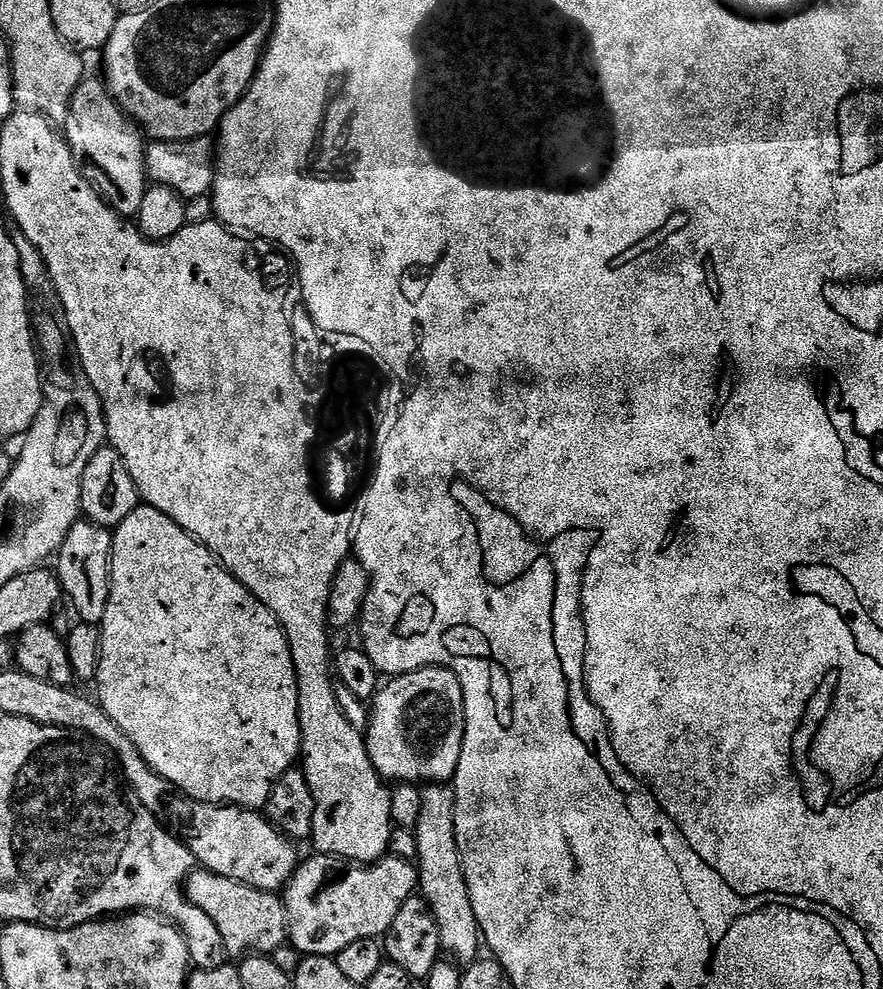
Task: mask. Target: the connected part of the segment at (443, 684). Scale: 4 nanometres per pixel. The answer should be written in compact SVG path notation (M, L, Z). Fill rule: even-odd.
M420 666L415 670L404 670L401 676L396 676L392 681L385 683L380 691L376 693L370 704L370 715L366 729L366 739L368 742L368 753L370 762L376 768L376 773L385 782L399 782L401 784L443 784L451 781L455 777L460 759L462 758L462 742L464 741L464 691L458 682L458 678L449 668L437 668L435 666Z

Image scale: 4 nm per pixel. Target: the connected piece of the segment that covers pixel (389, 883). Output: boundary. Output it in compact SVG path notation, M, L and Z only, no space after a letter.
M312 854L312 857L301 859L297 865L296 872L288 879L286 887L283 889L282 895L284 905L288 911L288 938L290 943L298 949L304 956L330 956L335 958L339 952L346 950L346 946L350 946L354 942L358 942L362 938L370 938L375 940L383 937L390 930L390 926L394 922L398 910L402 910L402 902L406 902L406 898L417 895L418 892L418 868L411 860L403 860L391 854L385 855L384 859L376 861L374 864L358 864L350 860L344 860L340 856L329 856L327 854Z

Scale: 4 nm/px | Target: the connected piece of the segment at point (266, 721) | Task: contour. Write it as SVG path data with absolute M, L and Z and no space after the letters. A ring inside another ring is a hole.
M141 503L140 507L135 508L112 532L112 585L110 586L110 598L106 606L104 621L98 627L100 629L100 661L98 662L98 674L94 681L97 692L95 692L95 695L98 697L99 704L106 710L106 714L110 714L110 718L114 718L114 722L118 722L118 726L122 726L122 730L126 730L126 738L130 738L130 742L134 742L134 746L138 746L142 758L146 758L146 762L150 762L152 769L158 774L162 774L162 778L166 778L173 789L181 788L184 791L183 795L189 800L200 800L203 804L222 804L253 810L263 809L268 803L272 787L282 778L282 774L286 774L286 770L293 767L302 756L300 711L298 710L298 678L294 670L292 651L288 645L288 636L284 632L284 627L277 622L276 615L249 588L242 586L240 580L234 579L231 572L217 560L216 555L206 545L200 543L186 530L182 530L182 526L178 526L166 514L162 514L162 510Z

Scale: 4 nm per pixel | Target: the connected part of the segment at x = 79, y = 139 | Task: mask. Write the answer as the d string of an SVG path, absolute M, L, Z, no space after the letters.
M103 79L81 80L68 107L68 117L62 122L62 131L81 174L118 215L136 217L150 187L146 136L140 125L114 99Z

